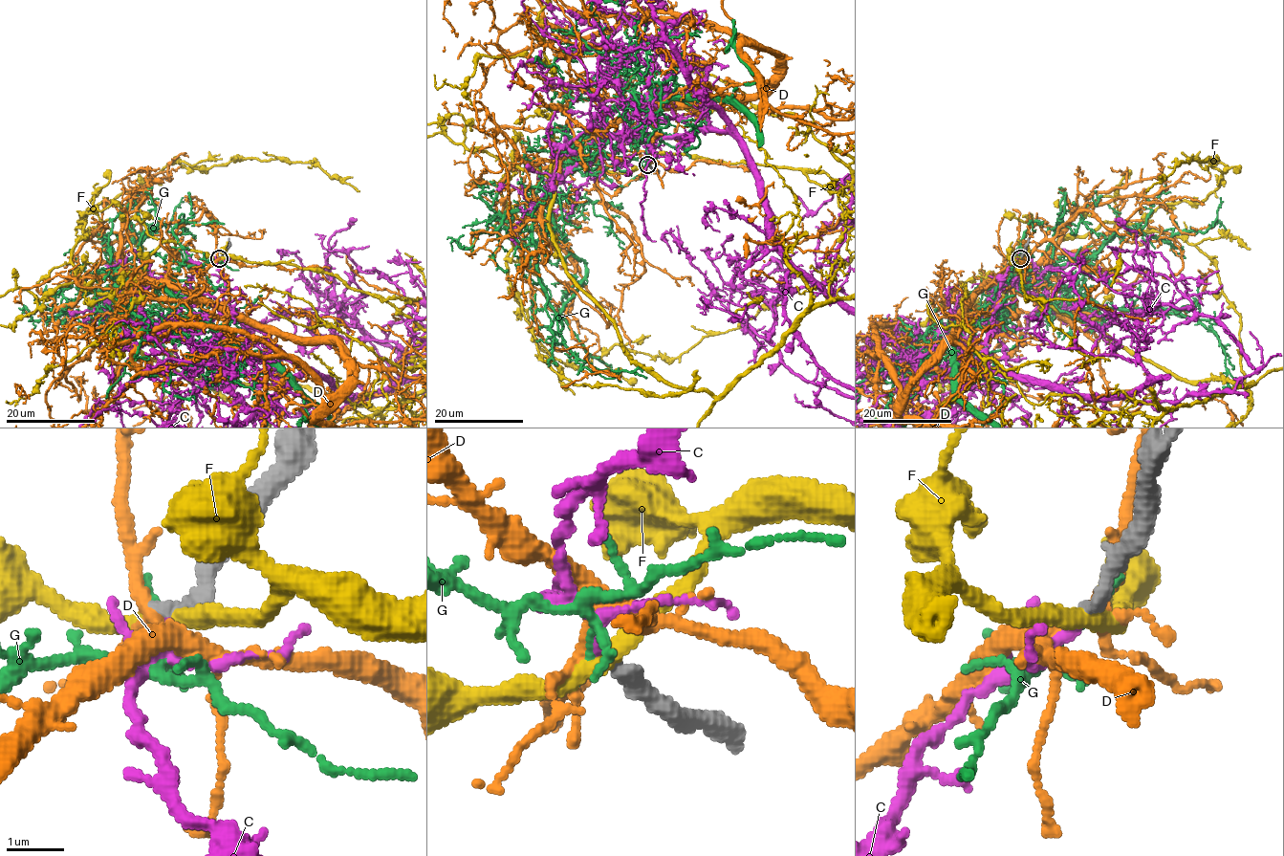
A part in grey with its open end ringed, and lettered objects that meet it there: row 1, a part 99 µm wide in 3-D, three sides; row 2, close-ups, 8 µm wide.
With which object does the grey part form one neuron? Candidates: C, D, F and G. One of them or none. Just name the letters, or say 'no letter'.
C

